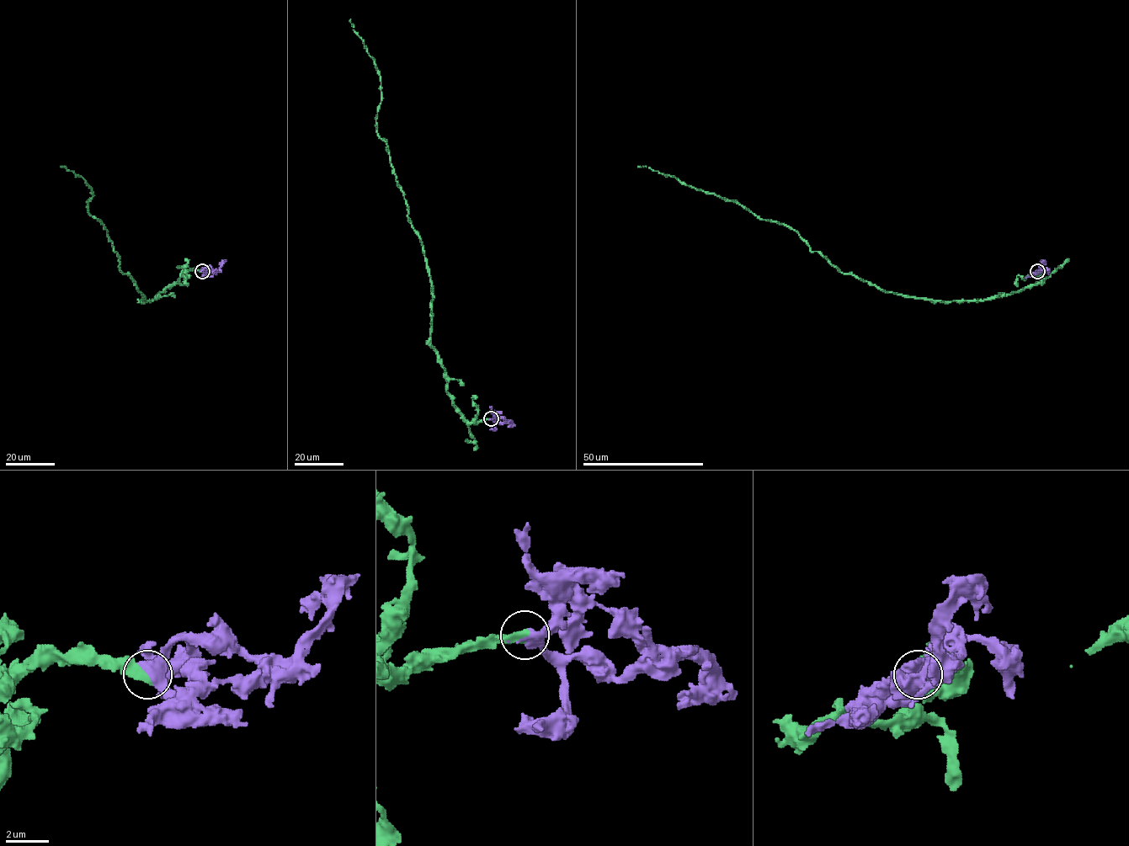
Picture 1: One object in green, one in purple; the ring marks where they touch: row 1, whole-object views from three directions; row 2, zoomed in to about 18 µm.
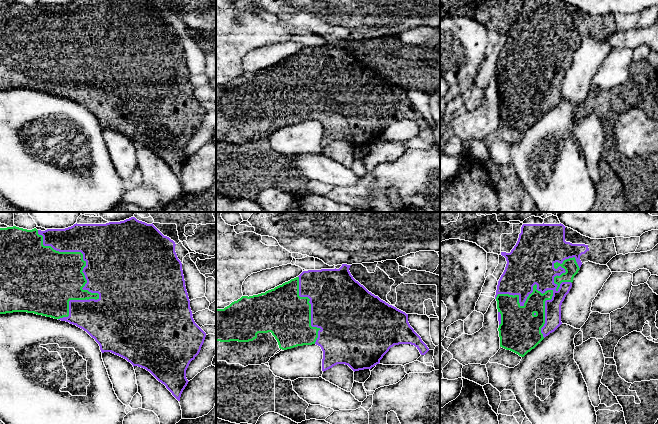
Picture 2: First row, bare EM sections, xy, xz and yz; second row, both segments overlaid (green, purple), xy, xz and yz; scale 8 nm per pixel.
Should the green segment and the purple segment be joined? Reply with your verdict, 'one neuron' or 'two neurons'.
one neuron

